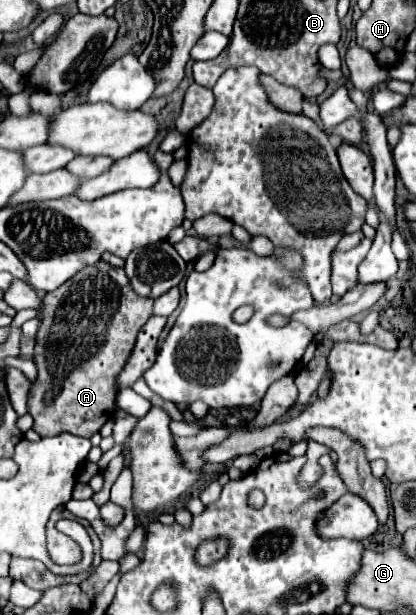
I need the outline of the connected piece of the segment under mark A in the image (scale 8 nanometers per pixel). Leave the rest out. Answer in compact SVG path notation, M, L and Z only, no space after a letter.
M104 261L84 269L80 275L66 281L44 297L44 321L36 335L34 363L38 365L38 381L32 385L28 399L28 413L34 417L34 431L40 437L54 437L58 433L72 433L78 437L92 437L110 419L114 409L114 379L124 367L140 327L152 315L152 299L142 299L132 291L124 267L112 267Z

